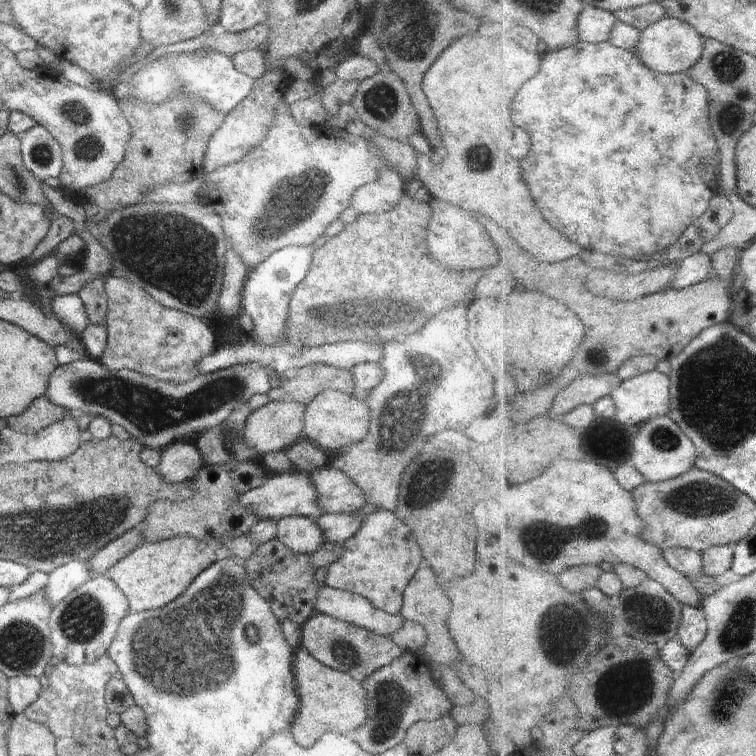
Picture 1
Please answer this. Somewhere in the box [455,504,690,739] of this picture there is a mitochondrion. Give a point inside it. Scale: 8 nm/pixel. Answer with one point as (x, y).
(626, 687)

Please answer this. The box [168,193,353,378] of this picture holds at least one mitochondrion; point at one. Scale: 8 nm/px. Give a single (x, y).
(229, 328)

